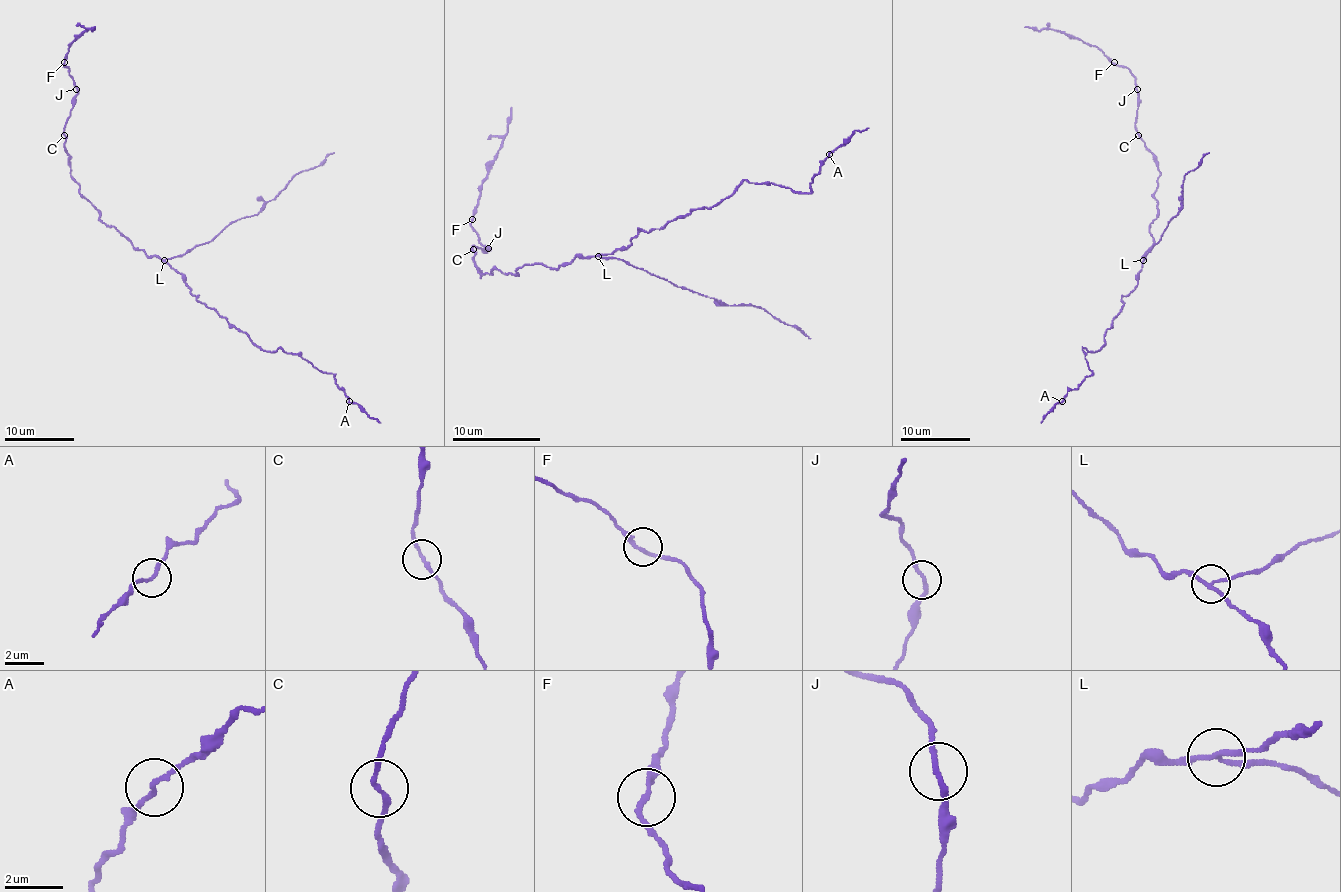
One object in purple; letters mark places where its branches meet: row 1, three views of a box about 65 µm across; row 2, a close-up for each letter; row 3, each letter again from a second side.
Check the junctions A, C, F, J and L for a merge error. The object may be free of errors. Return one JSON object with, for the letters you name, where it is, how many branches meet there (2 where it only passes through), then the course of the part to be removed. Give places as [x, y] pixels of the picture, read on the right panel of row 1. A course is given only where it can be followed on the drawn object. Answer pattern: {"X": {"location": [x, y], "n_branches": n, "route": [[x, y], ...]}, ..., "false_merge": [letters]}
{"L": {"location": [1143, 260], "n_branches": 3, "route": [[1144, 260], [1177, 215], [1182, 202], [1184, 176], [1208, 152]]}, "false_merge": ["L"]}

